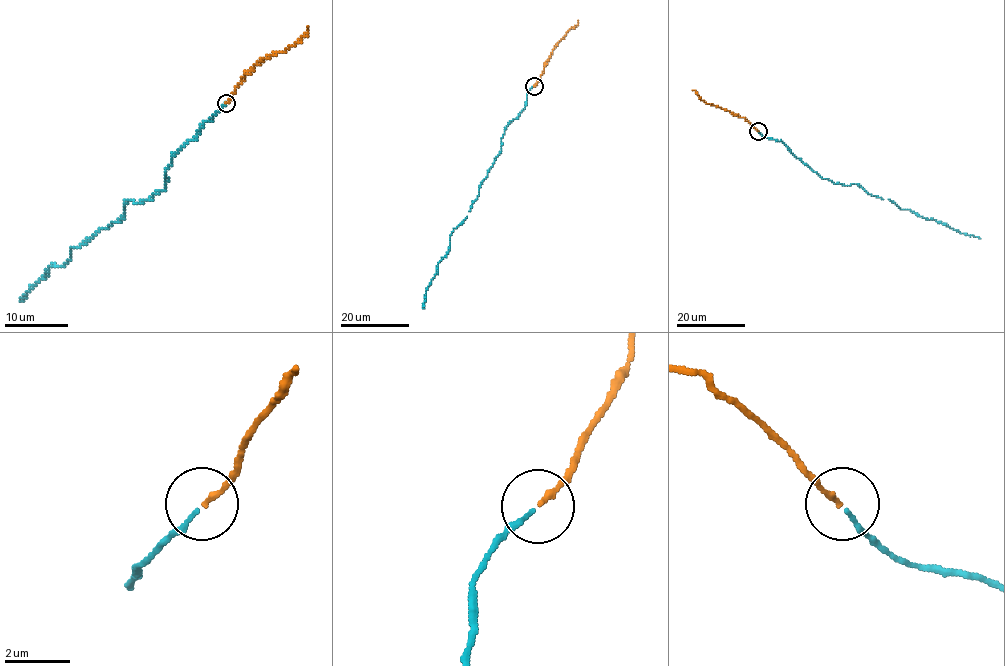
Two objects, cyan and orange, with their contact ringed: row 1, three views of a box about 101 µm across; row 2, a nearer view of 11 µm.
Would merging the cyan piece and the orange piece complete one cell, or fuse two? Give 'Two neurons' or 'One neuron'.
One neuron

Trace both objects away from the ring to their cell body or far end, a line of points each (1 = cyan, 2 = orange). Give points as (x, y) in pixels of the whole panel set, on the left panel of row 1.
1: (224, 103), (174, 155), (165, 190), (130, 199), (117, 221), (71, 248), (22, 302)
2: (226, 103), (254, 67), (264, 59), (284, 51), (308, 27)

